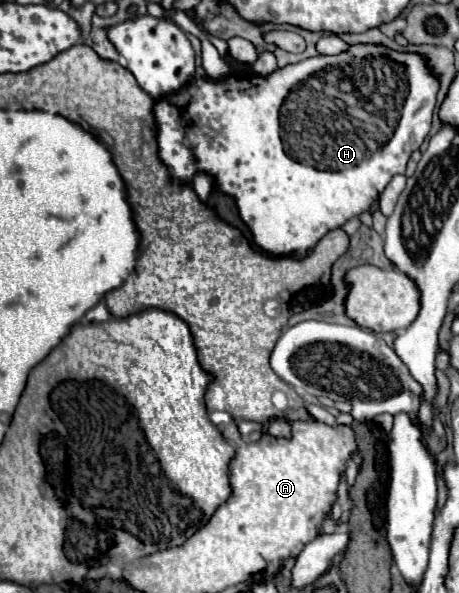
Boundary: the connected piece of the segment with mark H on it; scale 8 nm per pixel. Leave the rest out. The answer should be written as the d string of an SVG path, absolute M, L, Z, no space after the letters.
M371 44L351 46L347 52L337 54L337 56L307 58L299 64L289 64L285 68L279 68L265 78L263 76L227 76L221 82L211 80L211 78L197 78L191 84L187 84L181 92L177 92L173 96L157 98L157 102L155 102L153 114L157 120L157 128L159 128L159 136L157 136L159 156L161 156L163 164L167 164L171 168L173 178L177 178L181 182L191 182L193 174L199 170L205 170L211 176L215 176L221 192L231 194L237 200L239 214L241 214L243 222L251 228L253 240L263 252L273 254L273 256L287 256L287 254L303 256L329 230L335 230L335 228L343 226L349 218L359 216L361 212L369 210L371 204L377 202L377 198L381 196L381 192L385 190L385 186L389 184L389 180L395 174L405 174L405 166L407 166L411 152L419 150L425 136L429 134L437 90L439 90L439 78L427 70L427 64L419 54L403 54L403 52L389 50L385 46L371 46Z

